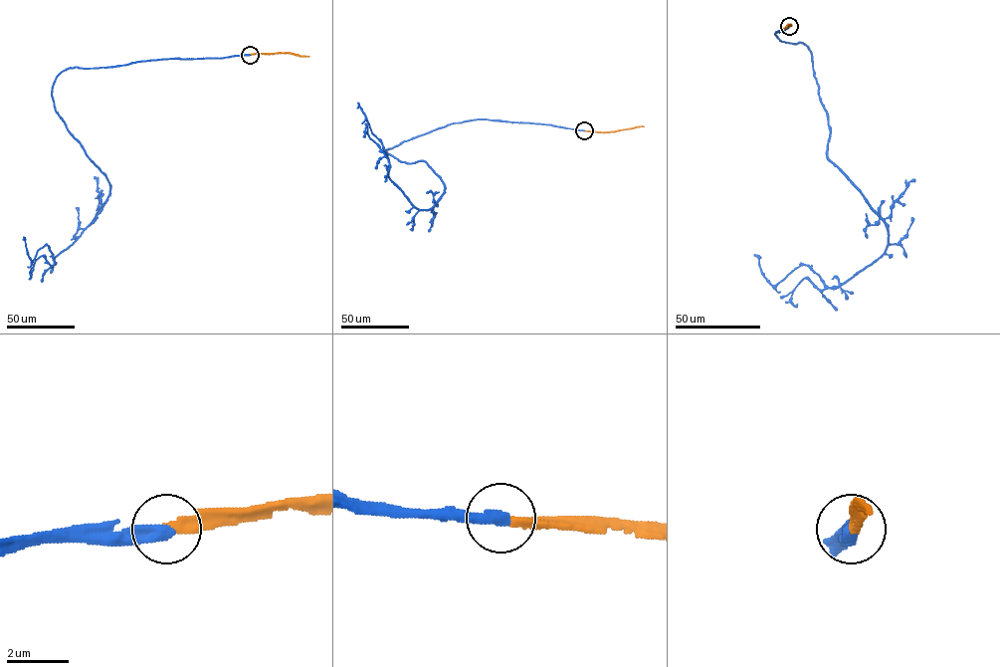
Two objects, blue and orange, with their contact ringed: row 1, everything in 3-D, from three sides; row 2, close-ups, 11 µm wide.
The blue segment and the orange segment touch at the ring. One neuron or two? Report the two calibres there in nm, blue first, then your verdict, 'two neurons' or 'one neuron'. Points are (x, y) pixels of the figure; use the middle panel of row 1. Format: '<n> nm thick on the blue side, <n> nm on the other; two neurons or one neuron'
440 nm thick on the blue side, 280 nm on the other; one neuron

